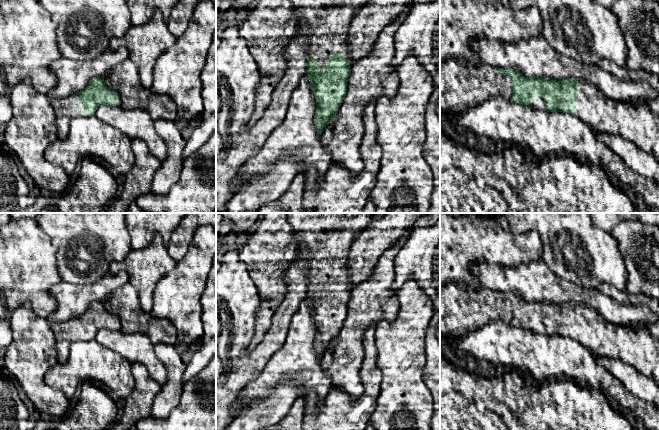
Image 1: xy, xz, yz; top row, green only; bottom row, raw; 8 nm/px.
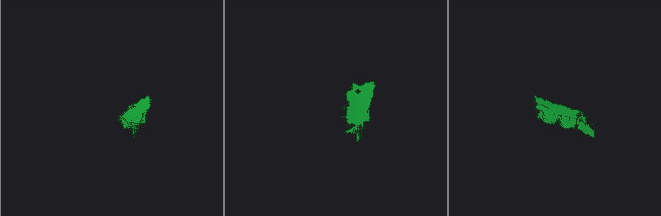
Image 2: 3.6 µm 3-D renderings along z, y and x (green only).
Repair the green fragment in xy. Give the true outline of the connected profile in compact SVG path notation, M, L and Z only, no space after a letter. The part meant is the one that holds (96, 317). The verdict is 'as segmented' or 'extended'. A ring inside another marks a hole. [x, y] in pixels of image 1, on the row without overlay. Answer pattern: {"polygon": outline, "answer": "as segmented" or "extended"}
{"polygon": "M94 301L87 311L66 322L49 322L56 338L58 362L64 363L69 357L70 346L76 341L95 339L101 329L120 330L117 316L106 310L103 301Z", "answer": "extended"}

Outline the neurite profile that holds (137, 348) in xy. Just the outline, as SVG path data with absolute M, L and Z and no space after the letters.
M101 329L96 334L95 340L120 354L129 363L143 365L160 386L167 382L167 369L158 359L154 345L146 334L127 334L121 330Z

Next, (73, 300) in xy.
M107 273L89 285L77 285L60 281L51 287L51 295L57 303L49 322L66 322L82 316L94 301L104 301L115 289L129 282L128 273Z

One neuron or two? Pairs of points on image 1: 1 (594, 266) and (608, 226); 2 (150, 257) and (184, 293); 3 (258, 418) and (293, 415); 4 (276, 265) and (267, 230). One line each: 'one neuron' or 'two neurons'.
1: two neurons
2: two neurons
3: two neurons
4: one neuron

